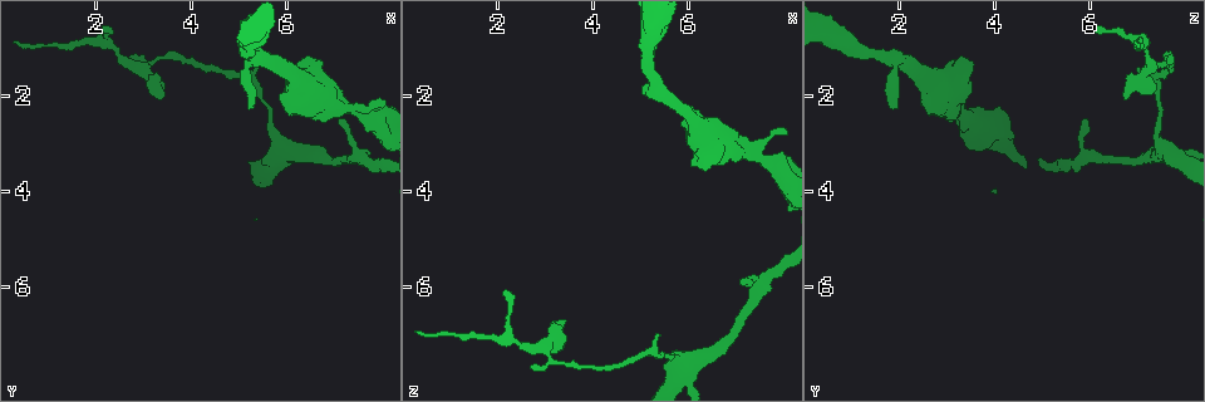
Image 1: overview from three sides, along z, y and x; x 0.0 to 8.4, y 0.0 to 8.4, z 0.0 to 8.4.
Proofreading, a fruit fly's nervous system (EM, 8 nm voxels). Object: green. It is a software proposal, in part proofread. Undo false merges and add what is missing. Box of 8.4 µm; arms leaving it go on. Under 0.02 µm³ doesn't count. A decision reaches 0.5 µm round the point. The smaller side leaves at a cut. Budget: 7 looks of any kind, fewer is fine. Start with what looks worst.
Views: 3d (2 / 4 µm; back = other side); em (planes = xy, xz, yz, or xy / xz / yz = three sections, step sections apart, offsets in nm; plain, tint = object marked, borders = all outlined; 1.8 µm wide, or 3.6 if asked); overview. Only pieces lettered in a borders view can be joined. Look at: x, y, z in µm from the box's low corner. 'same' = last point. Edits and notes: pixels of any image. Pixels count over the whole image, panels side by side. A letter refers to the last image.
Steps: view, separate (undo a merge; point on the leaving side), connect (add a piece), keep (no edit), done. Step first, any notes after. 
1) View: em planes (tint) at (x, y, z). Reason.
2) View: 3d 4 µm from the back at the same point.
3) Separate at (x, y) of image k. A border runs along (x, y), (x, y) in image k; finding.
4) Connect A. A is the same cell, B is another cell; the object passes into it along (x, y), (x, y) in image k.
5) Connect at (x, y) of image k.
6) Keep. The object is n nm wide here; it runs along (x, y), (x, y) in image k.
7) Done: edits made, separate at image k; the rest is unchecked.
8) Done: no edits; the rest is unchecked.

View: em xz step 16 (borders) at (5.20, 2.30, 1.90). Free end.

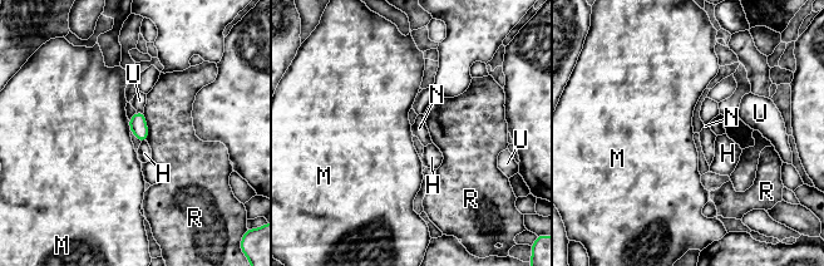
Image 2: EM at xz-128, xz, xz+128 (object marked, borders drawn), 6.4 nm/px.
View: em planes (borders) at the same point.

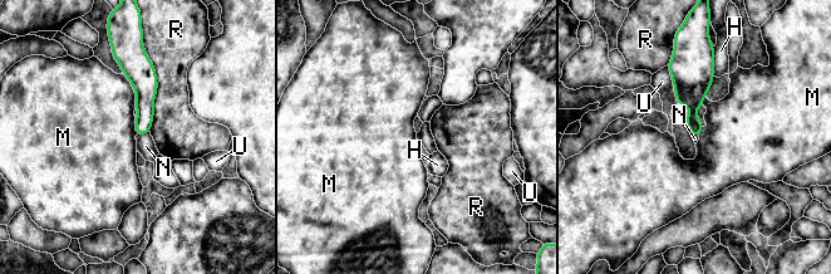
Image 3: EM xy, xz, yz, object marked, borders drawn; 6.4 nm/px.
Keep. H, M, N, R and U are other cells; a border runs along (122, 74), (132, 86), (136, 109) in image 3; none of them fits.

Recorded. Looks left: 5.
View: em yz step 8 (tint) at (3.40, 2.00, 6.70). Branch stops here.

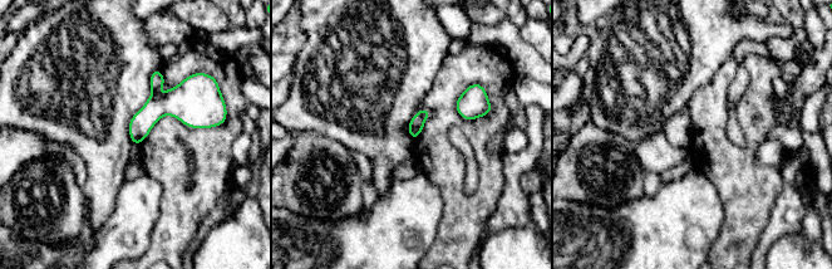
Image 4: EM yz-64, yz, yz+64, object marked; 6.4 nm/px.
View: em planes (borders) at the same point. Cut it another way.

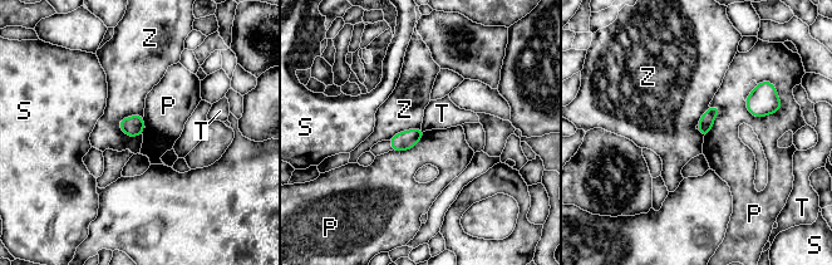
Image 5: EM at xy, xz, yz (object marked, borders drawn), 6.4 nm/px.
Keep. The object is 100 nm wide here; P, S, T and Z are other cells; no lettered piece goes on from it.

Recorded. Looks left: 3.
View: em planes (plain) at (2.20, 0.50, 6.05). Thin end.

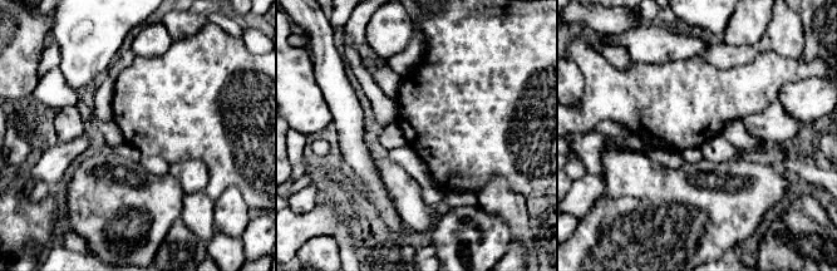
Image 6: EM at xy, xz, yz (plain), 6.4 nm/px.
View: em planes (tint) at the same point. With the object marked.

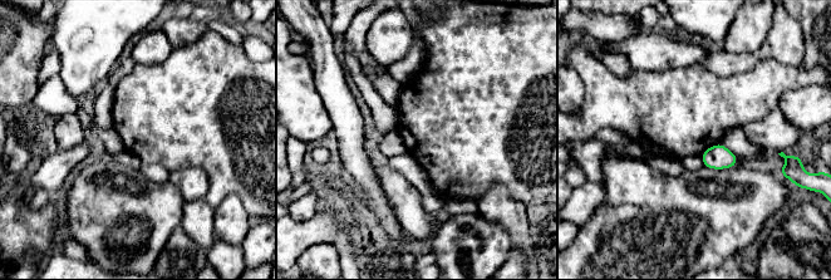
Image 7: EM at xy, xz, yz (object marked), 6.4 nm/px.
View: em planes (borders) at the same point. What lies round it.

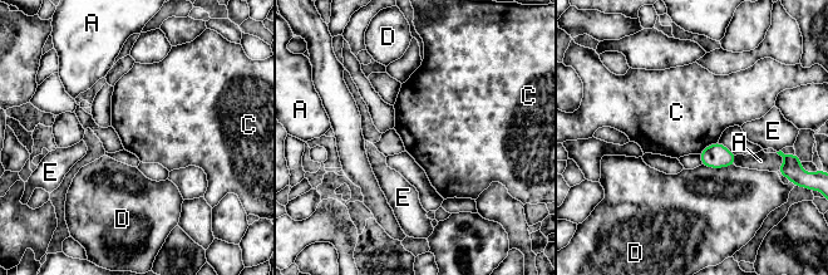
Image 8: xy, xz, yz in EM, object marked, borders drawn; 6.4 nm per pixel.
Keep. The object is 160 nm wide here; the longest contact is with D, 220 nm; A, C, D and E are other cells; none of them fits.

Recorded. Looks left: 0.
Done: no edits; the rest is unchecked.

